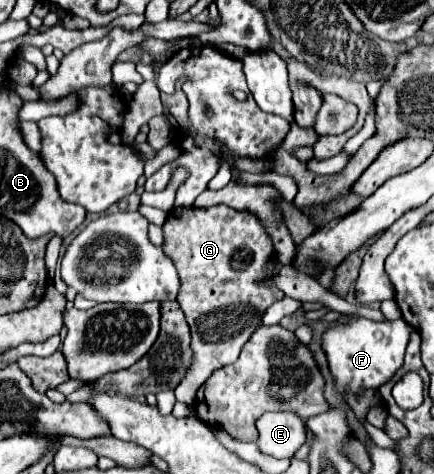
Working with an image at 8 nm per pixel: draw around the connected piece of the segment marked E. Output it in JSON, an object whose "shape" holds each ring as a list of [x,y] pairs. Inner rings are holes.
{"shape":[[[267,412],[257,420],[257,448],[273,458],[291,458],[305,442],[305,422],[293,412]]]}

